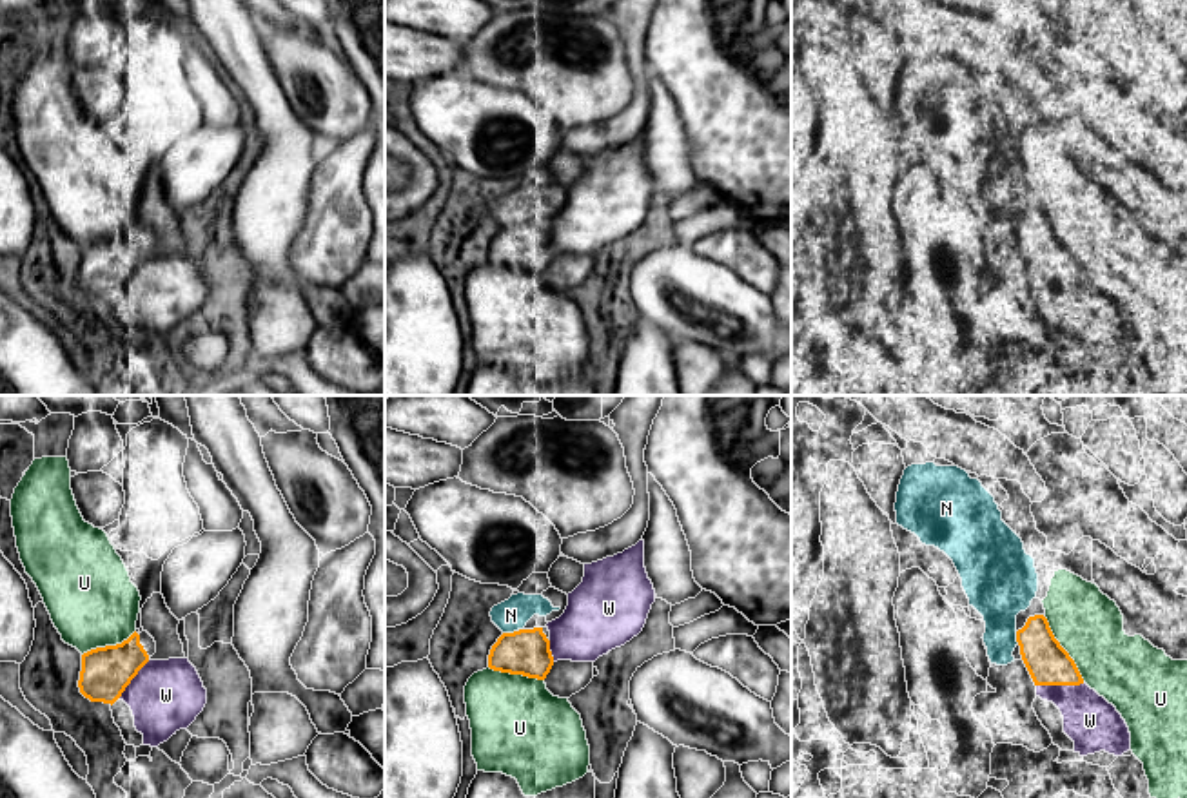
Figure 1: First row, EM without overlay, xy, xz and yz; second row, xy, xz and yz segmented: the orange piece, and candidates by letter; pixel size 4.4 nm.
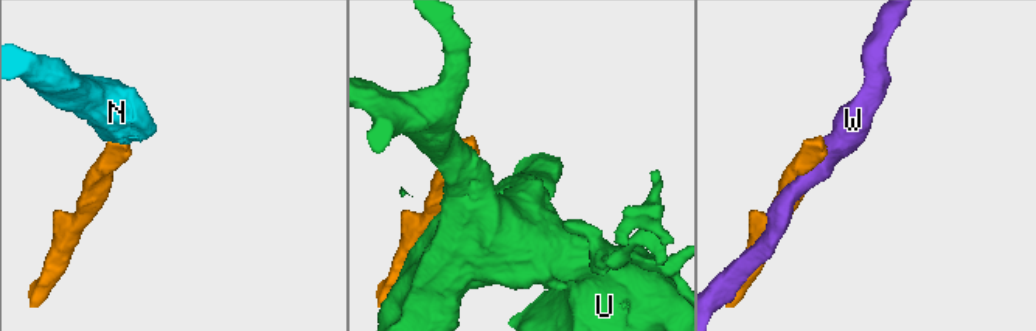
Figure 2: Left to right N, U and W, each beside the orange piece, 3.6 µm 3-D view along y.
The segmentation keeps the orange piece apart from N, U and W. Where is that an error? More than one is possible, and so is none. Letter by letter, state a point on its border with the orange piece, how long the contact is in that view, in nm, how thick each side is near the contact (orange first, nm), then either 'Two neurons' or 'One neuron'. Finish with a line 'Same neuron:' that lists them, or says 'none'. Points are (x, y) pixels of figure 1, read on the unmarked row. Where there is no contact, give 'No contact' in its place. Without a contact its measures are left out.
N: Touches orange at xz (509, 227). Shared border 70 nm. Thickness 200 nm (orange) against 140 nm. Two neurons
U: Touches orange at yz (1064, 243). Shared border 340 nm. Thickness 190 nm (orange) against 300 nm. Two neurons
W: Touches orange at yz (1060, 278). Shared border 220 nm. Thickness 190 nm (orange) against 240 nm. Two neurons
Same neuron: none

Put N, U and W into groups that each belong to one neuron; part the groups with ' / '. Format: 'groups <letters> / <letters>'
groups N / U / W

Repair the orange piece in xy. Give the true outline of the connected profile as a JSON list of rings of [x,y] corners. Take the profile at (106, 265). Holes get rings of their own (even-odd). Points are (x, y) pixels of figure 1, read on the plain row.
[[[134,225],[122,238],[83,247],[80,287],[91,296],[113,299],[154,247],[156,236],[147,225]]]

